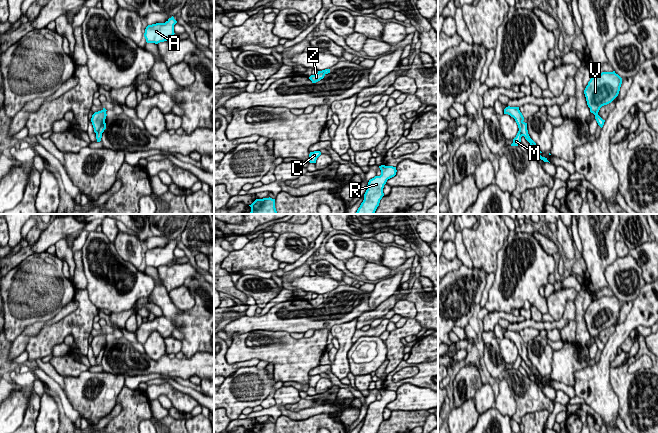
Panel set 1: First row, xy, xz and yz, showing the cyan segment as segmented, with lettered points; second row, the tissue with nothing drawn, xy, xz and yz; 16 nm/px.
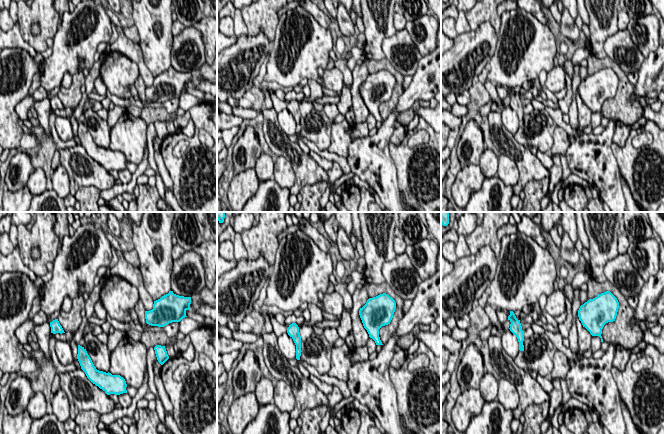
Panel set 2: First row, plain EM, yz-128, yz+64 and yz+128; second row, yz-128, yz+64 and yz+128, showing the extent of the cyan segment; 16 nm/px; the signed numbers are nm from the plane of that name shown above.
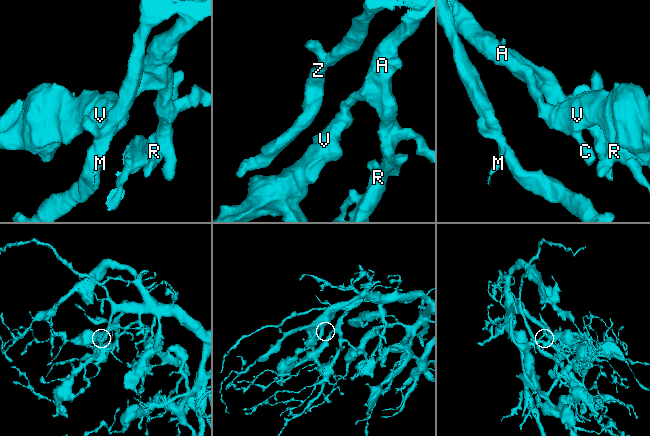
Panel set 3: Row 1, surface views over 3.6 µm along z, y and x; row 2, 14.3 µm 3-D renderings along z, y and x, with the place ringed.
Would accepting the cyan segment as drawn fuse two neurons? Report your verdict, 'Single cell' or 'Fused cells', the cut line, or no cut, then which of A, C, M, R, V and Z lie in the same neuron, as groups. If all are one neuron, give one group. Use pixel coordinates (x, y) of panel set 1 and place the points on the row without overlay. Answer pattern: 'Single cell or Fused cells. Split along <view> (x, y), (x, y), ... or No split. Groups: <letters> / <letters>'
Single cell. No split. Groups: A C M R V Z

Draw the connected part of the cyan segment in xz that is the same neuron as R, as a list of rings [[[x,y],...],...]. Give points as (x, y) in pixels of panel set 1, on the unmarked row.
[[[379,390],[381,394],[380,400],[375,400],[370,403],[367,409],[367,414],[364,418],[364,424],[358,433],[377,433],[380,424],[384,420],[383,412],[387,404],[396,399],[396,391]]]

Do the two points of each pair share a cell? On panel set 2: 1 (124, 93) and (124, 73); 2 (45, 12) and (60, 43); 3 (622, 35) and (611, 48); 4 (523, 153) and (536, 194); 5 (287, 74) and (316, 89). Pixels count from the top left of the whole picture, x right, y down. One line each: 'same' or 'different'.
1: same
2: different
3: same
4: different
5: different

